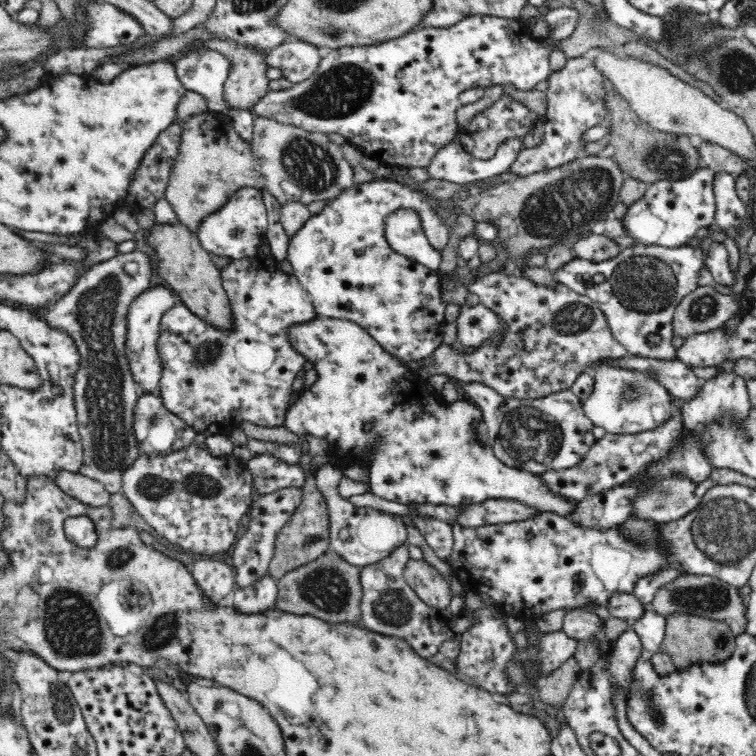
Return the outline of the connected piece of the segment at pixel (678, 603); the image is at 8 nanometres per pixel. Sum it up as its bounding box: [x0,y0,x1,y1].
[650,576,748,636]

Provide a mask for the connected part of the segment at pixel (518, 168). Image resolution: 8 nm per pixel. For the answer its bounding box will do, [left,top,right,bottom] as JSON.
[510,58,610,178]

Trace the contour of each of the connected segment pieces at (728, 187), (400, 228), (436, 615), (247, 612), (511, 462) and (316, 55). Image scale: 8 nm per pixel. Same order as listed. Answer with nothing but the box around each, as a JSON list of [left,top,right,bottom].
[[716,174,750,232],[386,208,440,270],[360,546,472,658],[228,574,278,616],[464,382,596,476],[270,40,324,84]]

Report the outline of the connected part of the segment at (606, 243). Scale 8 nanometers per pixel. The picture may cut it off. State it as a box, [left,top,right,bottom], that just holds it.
[572,234,622,264]

